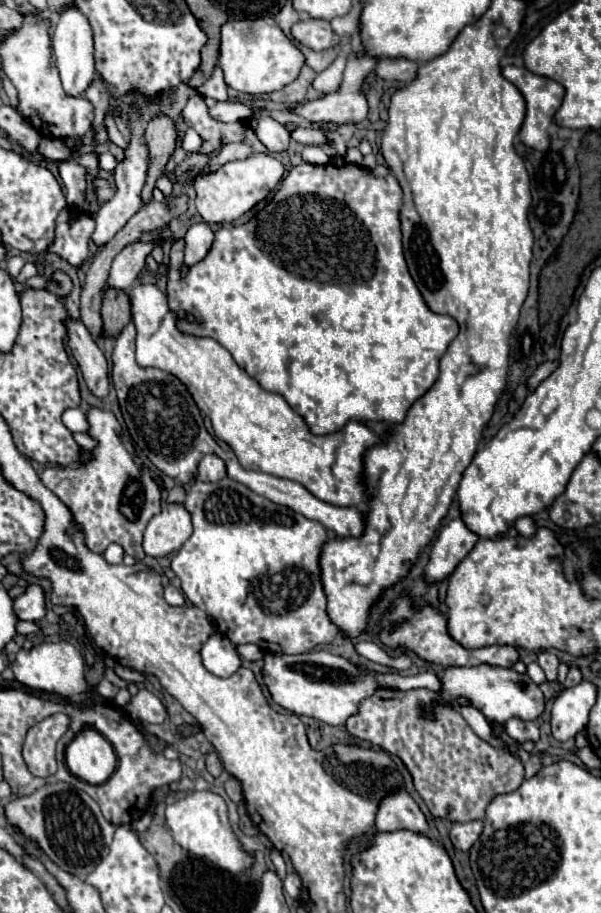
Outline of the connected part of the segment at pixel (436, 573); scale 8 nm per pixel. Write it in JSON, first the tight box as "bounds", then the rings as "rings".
{"bounds":[422,518,478,584],"rings":[[[460,518],[444,524],[432,546],[430,560],[424,566],[422,578],[428,584],[442,582],[444,578],[448,578],[450,572],[458,566],[458,562],[472,550],[476,540],[478,536],[470,532]]]}

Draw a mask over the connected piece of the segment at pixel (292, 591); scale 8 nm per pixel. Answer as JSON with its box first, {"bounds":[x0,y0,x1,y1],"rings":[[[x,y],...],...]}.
{"bounds":[172,478,338,654],"rings":[[[232,478],[218,482],[194,480],[184,508],[192,516],[194,532],[174,554],[172,570],[182,580],[186,598],[202,608],[232,644],[256,644],[264,652],[302,654],[336,638],[338,628],[326,614],[326,596],[320,582],[318,558],[328,536],[320,522],[312,522],[286,506],[274,504]]]}

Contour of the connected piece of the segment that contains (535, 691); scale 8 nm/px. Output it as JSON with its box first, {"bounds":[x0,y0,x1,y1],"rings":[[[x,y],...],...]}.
{"bounds":[422,664,544,736],"rings":[[[478,664],[472,668],[450,666],[438,674],[438,680],[440,680],[438,700],[422,706],[424,718],[432,718],[436,706],[440,704],[458,708],[460,706],[458,700],[466,698],[468,704],[478,708],[484,714],[484,718],[490,722],[494,736],[500,736],[506,720],[510,718],[536,720],[544,712],[544,694],[538,688],[538,684],[534,684],[528,674],[518,674],[512,668],[500,668],[500,666],[490,666],[490,664]]]}

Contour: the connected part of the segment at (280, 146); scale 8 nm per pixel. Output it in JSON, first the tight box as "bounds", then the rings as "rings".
{"bounds":[256,116,290,152],"rings":[[[258,116],[256,136],[270,152],[286,152],[288,150],[290,132],[282,124],[278,124],[276,120],[272,120],[268,116]]]}

